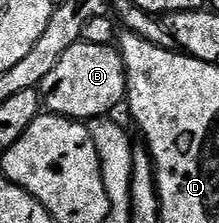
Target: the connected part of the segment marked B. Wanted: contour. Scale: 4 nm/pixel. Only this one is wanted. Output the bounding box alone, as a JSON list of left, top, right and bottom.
[39,41,127,120]

